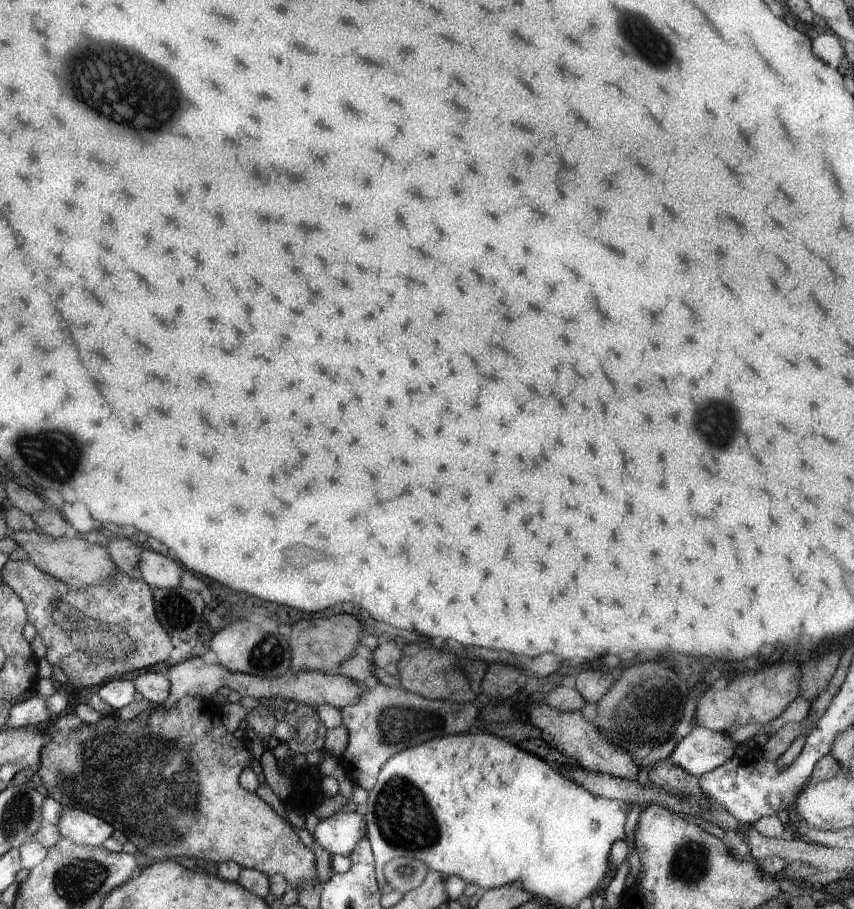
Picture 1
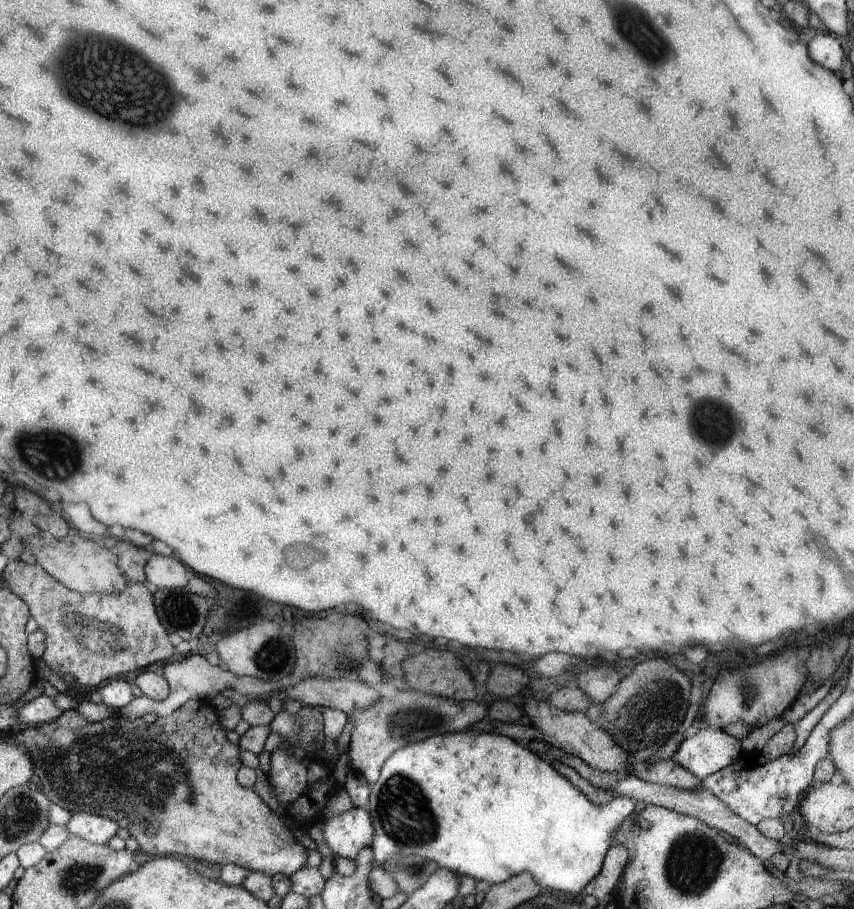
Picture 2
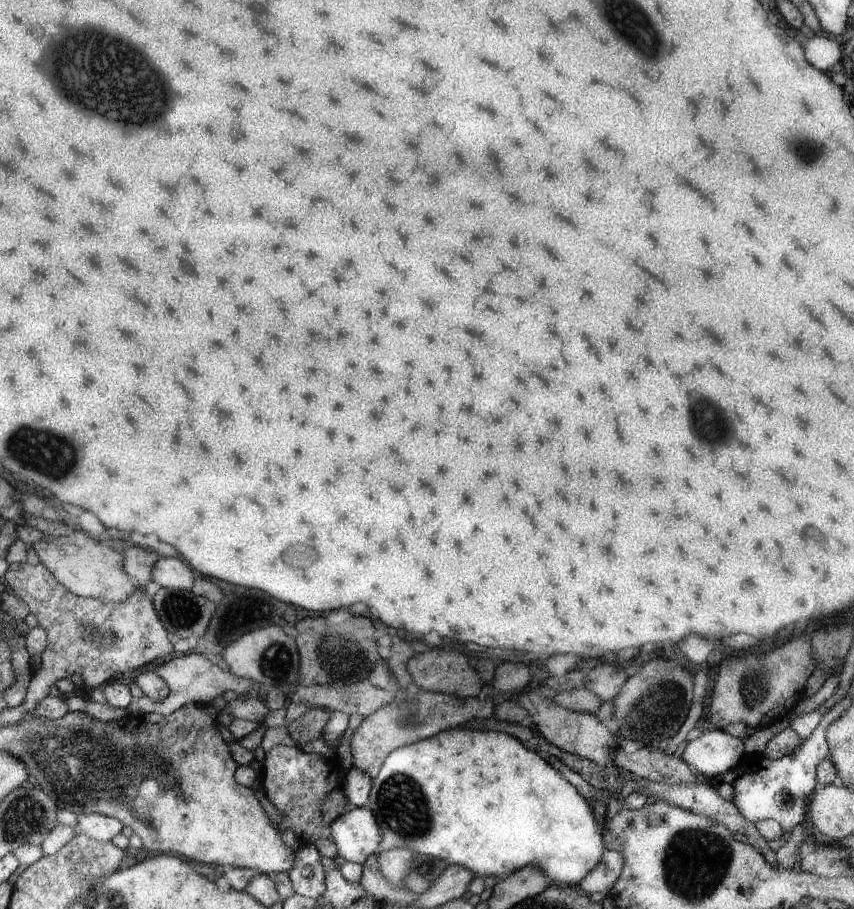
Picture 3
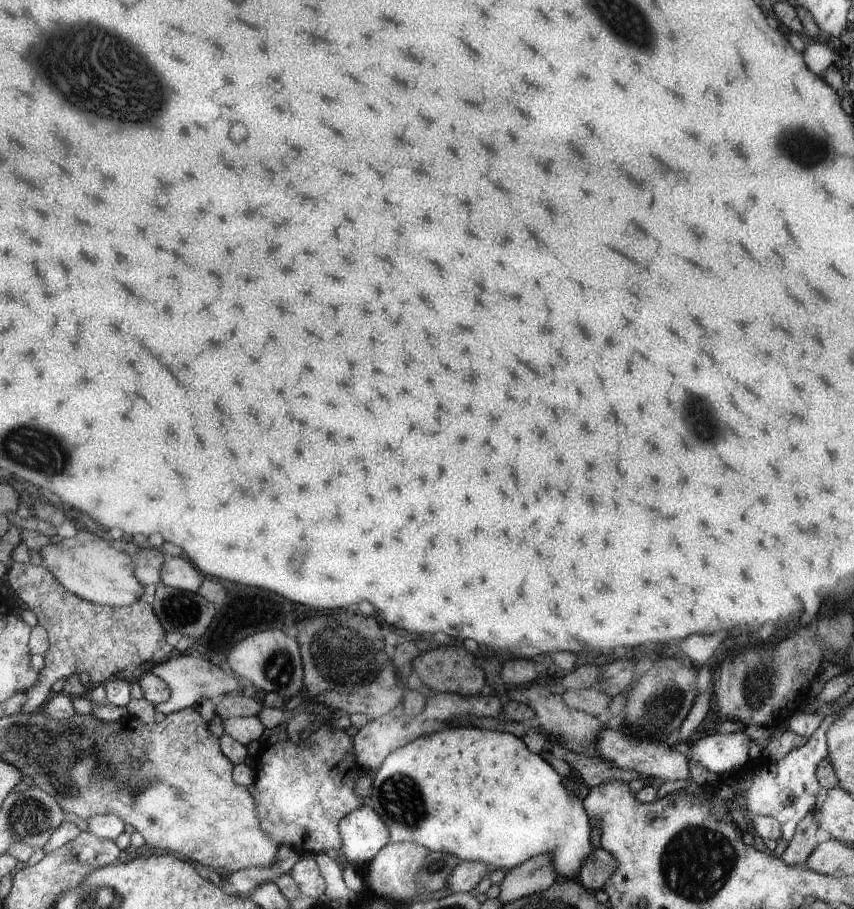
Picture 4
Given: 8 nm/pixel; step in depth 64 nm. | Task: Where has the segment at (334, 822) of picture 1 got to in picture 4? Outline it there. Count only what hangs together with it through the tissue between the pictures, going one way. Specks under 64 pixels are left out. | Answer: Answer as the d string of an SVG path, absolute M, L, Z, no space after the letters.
M367 804L343 816L337 824L341 836L339 862L365 868L373 856L389 844L389 832L381 818Z

